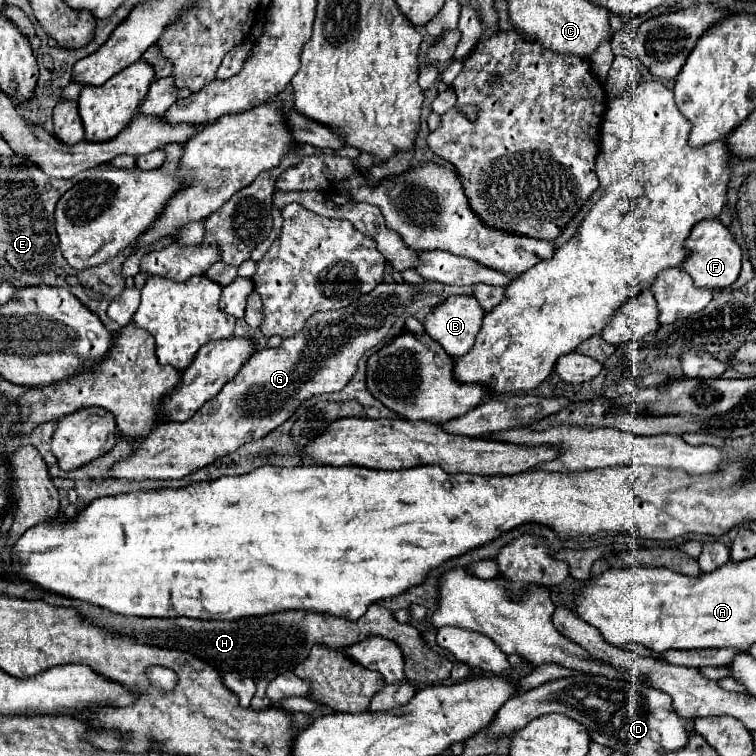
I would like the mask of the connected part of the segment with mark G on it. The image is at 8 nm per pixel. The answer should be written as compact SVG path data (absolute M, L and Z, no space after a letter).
M382 282L370 294L364 294L358 302L352 302L342 310L314 314L306 322L306 328L300 334L286 338L280 348L264 348L256 352L238 376L190 420L170 420L156 426L134 454L114 464L112 476L126 480L178 480L238 450L242 444L270 434L292 416L302 400L342 390L354 376L358 360L370 348L380 344L396 318L422 296L426 294L420 292L416 284Z

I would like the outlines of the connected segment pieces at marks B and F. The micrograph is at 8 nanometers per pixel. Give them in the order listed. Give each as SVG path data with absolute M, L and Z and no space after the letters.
M450 296L426 316L424 328L450 356L460 358L474 346L484 314L474 296Z
M704 220L694 226L692 234L686 240L686 246L692 250L692 256L684 260L682 268L692 276L694 286L698 288L728 288L740 276L742 250L734 240L734 234L720 220Z

